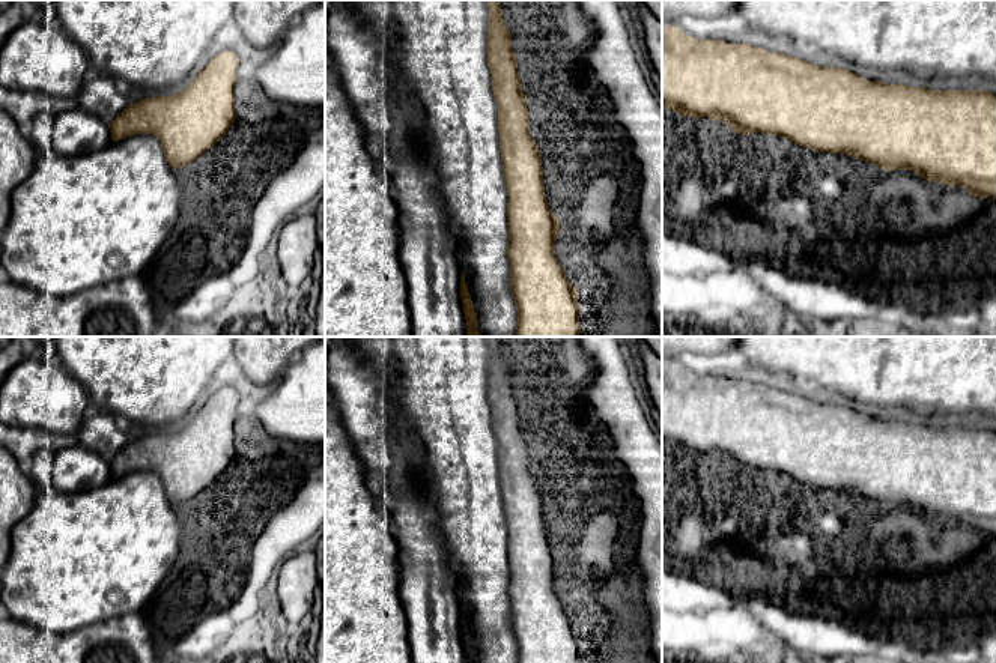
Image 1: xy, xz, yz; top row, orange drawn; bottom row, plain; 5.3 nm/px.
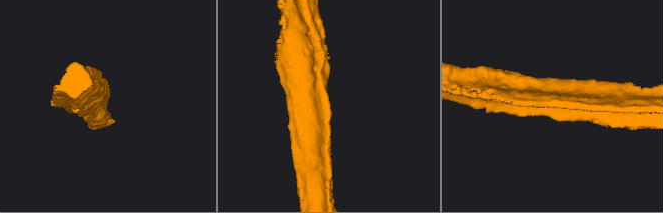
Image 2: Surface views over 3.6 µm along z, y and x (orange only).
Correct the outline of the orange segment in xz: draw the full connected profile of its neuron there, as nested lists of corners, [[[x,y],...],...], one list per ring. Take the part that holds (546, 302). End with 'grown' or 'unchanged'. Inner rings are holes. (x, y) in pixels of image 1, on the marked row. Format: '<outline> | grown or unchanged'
[[[501,0],[489,6],[487,66],[498,105],[498,132],[503,171],[507,186],[507,227],[510,287],[518,310],[516,337],[579,337],[579,293],[555,256],[560,219],[551,212],[543,186],[539,146],[531,137],[527,95],[522,92],[512,35],[503,20]]] | unchanged

